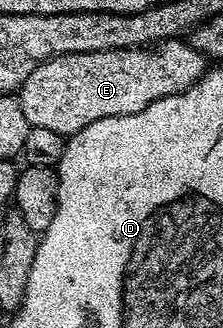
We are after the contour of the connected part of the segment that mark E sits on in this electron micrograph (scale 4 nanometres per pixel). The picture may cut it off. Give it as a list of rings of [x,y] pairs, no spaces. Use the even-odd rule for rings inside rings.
[[[170,40],[158,45],[156,48],[138,48],[135,50],[100,50],[99,52],[71,52],[63,56],[55,56],[48,58],[43,64],[39,64],[39,68],[35,68],[35,72],[31,72],[31,76],[27,76],[27,80],[21,85],[19,97],[21,107],[23,108],[23,116],[27,116],[30,126],[38,126],[39,128],[51,128],[51,132],[59,132],[66,136],[79,132],[83,128],[87,128],[87,124],[95,124],[95,120],[103,120],[107,116],[127,116],[139,112],[143,108],[147,108],[147,104],[151,104],[155,100],[159,100],[163,96],[175,96],[181,94],[187,88],[191,88],[191,84],[195,84],[203,77],[207,69],[207,59],[204,54],[200,54],[195,48],[191,48],[188,41]]]

